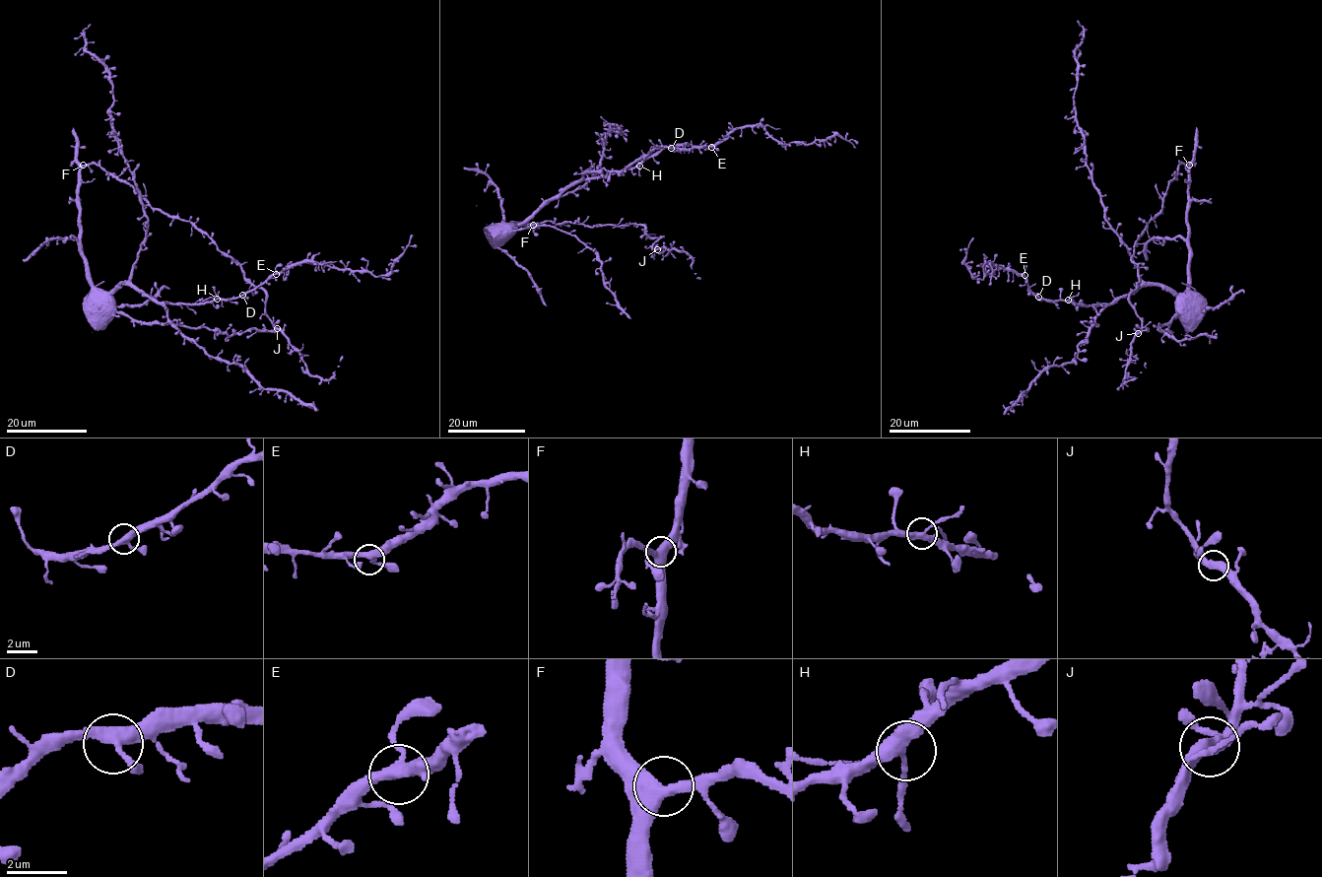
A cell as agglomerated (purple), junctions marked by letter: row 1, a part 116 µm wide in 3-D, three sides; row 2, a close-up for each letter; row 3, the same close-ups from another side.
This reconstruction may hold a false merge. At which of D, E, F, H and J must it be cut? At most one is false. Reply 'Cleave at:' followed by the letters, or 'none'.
Cleave at: none

